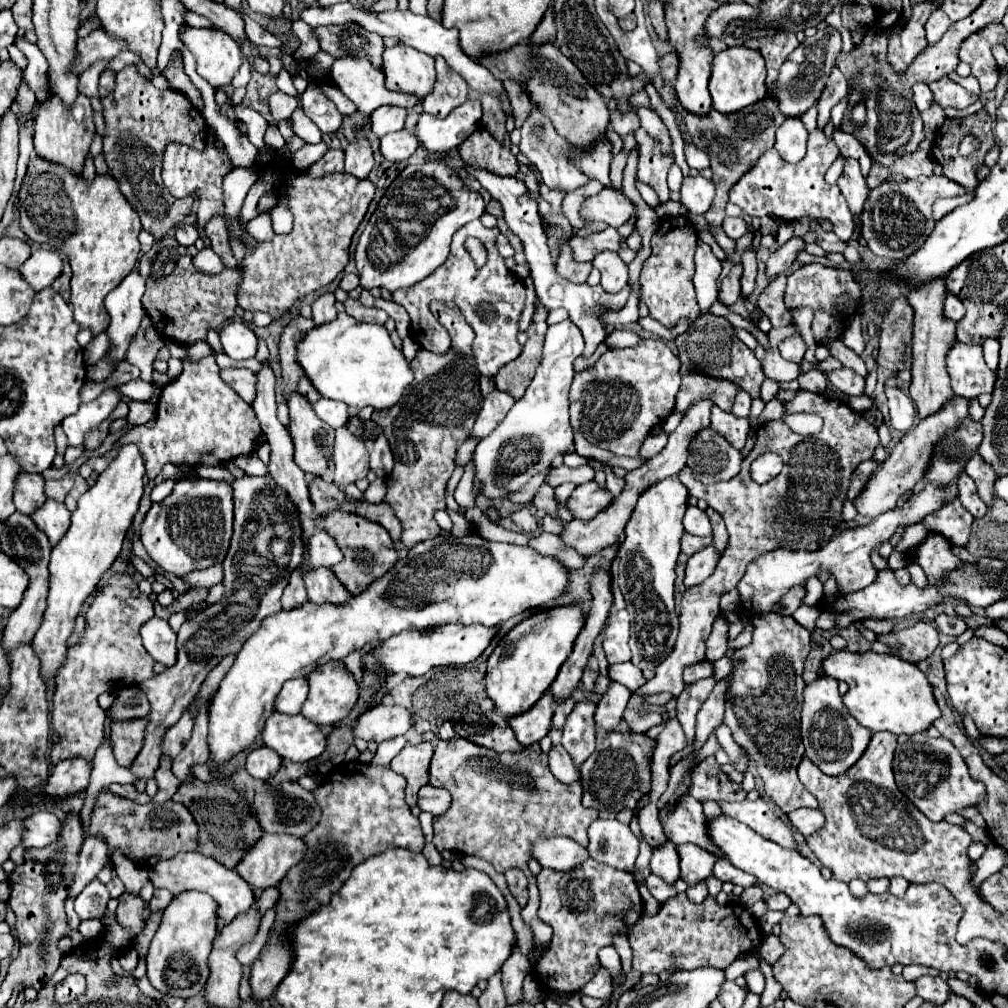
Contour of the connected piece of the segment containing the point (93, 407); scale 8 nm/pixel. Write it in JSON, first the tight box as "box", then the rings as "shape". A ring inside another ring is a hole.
{"box":[63,387,121,445],"shape":[[[109,387],[95,401],[81,403],[79,411],[63,421],[63,429],[69,445],[81,445],[85,441],[87,431],[97,427],[97,423],[101,423],[103,419],[107,419],[119,401],[121,395],[113,387]]]}

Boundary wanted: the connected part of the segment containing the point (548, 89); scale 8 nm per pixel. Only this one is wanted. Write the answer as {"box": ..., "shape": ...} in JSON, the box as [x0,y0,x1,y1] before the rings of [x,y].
{"box":[477,41,609,149],"shape":[[[523,41],[509,51],[501,51],[497,55],[485,55],[477,59],[483,67],[487,67],[497,79],[513,79],[525,87],[531,103],[539,107],[545,117],[551,119],[555,131],[565,137],[571,145],[585,149],[591,147],[609,125],[609,109],[607,103],[597,91],[587,83],[583,73],[559,51],[557,45],[531,45]]]}

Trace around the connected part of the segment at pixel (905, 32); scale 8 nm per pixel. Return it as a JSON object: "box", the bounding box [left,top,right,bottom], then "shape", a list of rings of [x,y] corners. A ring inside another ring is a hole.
{"box":[887,1,935,75],"shape":[[[923,1],[921,5],[913,7],[913,17],[903,29],[891,29],[889,31],[889,51],[887,61],[897,71],[897,75],[905,73],[909,63],[927,47],[925,23],[929,19],[929,13],[935,5]]]}

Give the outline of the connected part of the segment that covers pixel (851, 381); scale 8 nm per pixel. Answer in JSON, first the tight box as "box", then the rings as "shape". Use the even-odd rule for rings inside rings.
{"box":[827,369,865,395],"shape":[[[849,369],[829,371],[827,375],[829,375],[831,383],[847,395],[863,395],[865,393],[865,379],[853,371],[849,371]]]}

